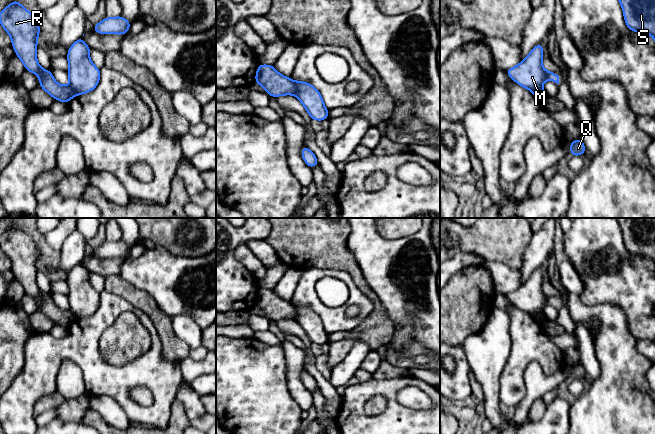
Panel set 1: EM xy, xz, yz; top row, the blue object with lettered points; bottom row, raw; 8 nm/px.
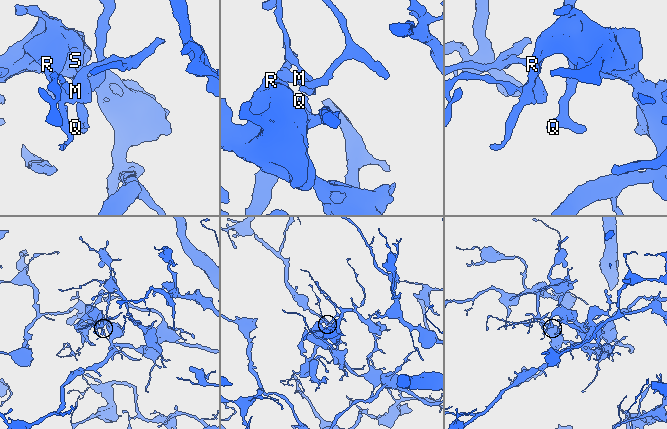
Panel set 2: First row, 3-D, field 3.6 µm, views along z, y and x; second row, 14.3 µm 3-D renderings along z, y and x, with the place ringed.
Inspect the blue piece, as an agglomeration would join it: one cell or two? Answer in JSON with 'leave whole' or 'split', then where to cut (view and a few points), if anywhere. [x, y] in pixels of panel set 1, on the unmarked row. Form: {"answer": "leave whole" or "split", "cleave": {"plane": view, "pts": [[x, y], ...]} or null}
{"answer": "split", "cleave": {"plane": "yz", "pts": [[531, 313], [538, 313], [543, 320]]}}

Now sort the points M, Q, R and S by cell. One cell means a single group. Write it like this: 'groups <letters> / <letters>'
groups M / Q R S

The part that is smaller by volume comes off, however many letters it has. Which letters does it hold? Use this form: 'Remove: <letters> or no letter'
Remove: M

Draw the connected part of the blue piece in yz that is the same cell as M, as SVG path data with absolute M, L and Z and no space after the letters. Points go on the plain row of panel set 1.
M540 266L521 287L513 292L505 294L505 296L518 309L529 314L538 313L542 316L543 321L545 321L542 307L545 304L551 304L559 308L559 300L543 293L543 282L543 270L542 266Z

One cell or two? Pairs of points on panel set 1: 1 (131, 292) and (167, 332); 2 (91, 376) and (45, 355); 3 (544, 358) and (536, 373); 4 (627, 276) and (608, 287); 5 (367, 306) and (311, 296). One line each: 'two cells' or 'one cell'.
1: one cell
2: one cell
3: two cells
4: one cell
5: one cell

